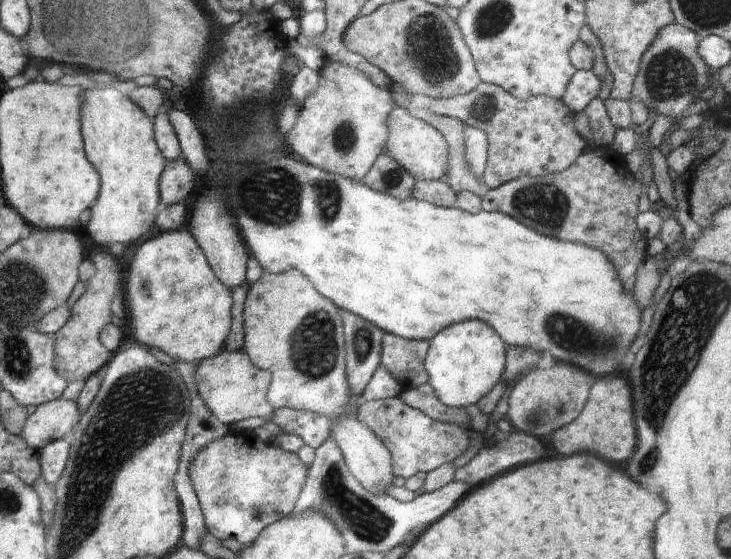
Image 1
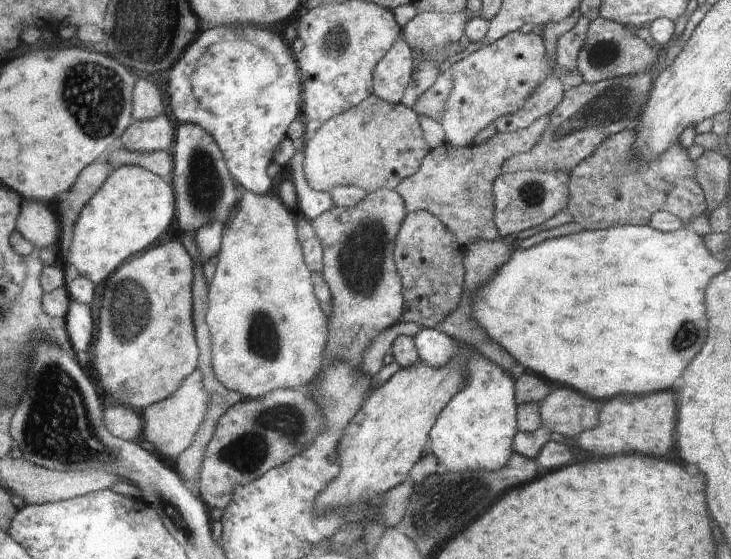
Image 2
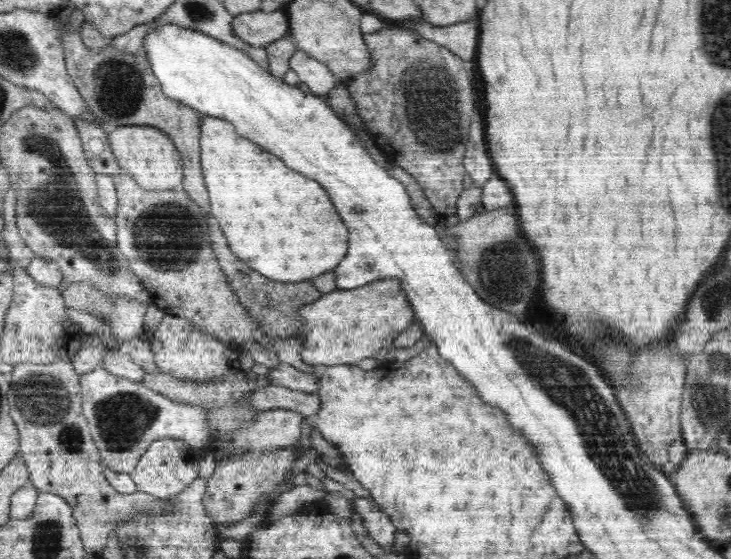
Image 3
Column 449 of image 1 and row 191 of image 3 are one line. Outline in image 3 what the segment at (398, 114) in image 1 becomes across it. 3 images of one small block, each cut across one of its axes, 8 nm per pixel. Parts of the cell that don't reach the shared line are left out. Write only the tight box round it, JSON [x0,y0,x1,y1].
[108,126,182,192]

